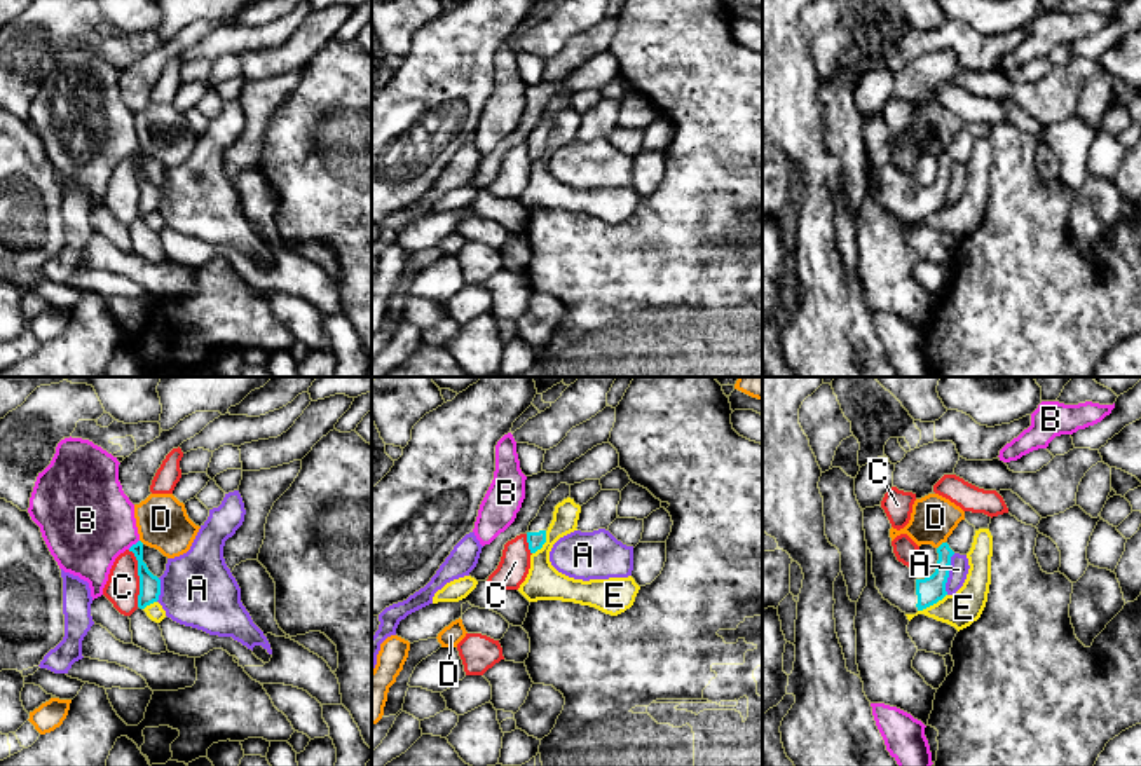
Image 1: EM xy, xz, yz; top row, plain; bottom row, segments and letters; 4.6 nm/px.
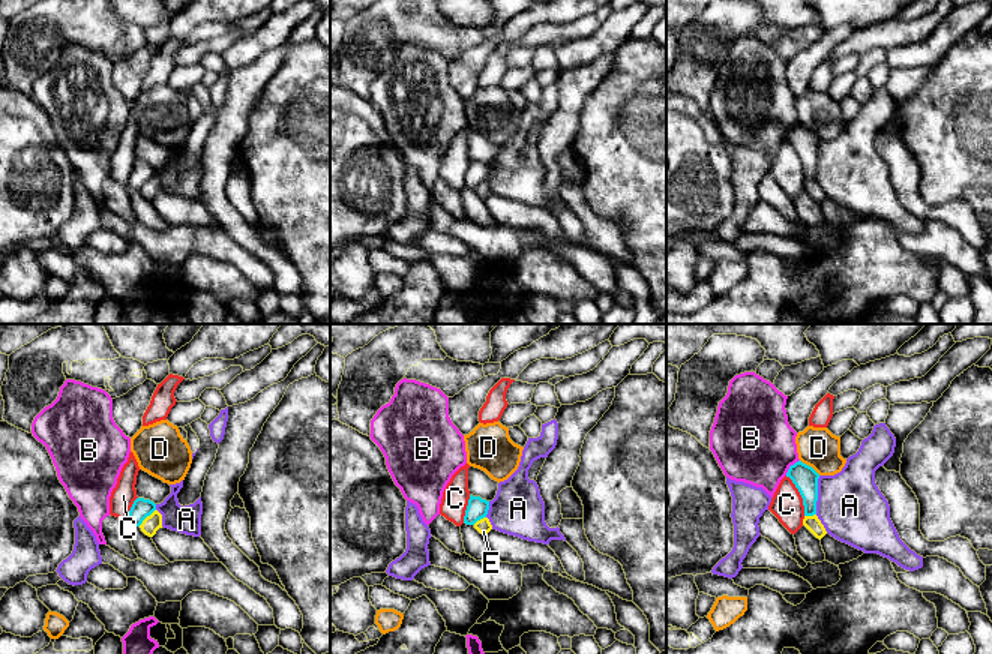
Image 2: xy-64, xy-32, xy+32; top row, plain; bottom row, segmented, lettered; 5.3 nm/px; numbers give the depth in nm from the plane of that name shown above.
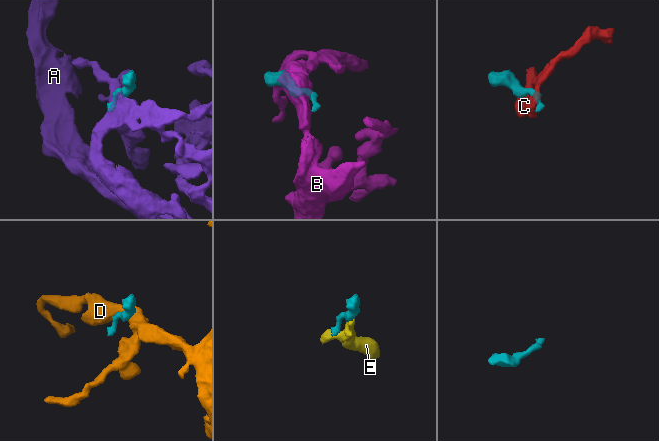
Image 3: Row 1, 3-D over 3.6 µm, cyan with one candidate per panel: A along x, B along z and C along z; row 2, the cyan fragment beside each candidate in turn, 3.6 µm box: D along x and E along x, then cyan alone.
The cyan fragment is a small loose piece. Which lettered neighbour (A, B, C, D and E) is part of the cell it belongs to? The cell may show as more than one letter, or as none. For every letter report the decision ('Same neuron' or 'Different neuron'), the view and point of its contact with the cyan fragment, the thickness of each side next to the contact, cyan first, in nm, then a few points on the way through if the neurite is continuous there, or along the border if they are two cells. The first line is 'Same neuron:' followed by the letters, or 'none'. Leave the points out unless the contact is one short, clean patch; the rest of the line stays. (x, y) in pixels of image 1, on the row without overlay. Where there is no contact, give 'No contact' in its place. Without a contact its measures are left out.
Same neuron: none
A: Different neuron. Touches cyan at yz (948, 184). Thickness 120 nm (cyan) against 90 nm
B: Different neuron. Touches cyan at xy (133, 154). Thickness 100 nm (cyan) against 420 nm
C: Different neuron. Touches cyan at xy (140, 187). Thickness 100 nm (cyan) against 160 nm. Boundary: xy (128, 159), (136, 170), (138, 215)
D: Different neuron. Touches cyan at yz (941, 154). Thickness 120 nm (cyan) against 200 nm
E: Different neuron. Touches cyan at yz (932, 213). Thickness 120 nm (cyan) against 160 nm. Boundary: yz (946, 203), (918, 220)

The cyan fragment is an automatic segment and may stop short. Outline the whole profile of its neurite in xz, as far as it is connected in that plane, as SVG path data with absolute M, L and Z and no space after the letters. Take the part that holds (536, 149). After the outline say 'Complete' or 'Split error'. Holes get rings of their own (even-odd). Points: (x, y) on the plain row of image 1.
M560 92L551 103L546 106L541 115L537 126L530 131L527 140L527 152L530 162L536 162L546 152L546 140L553 129L553 120L558 112L570 105L570 94Z. Split error

